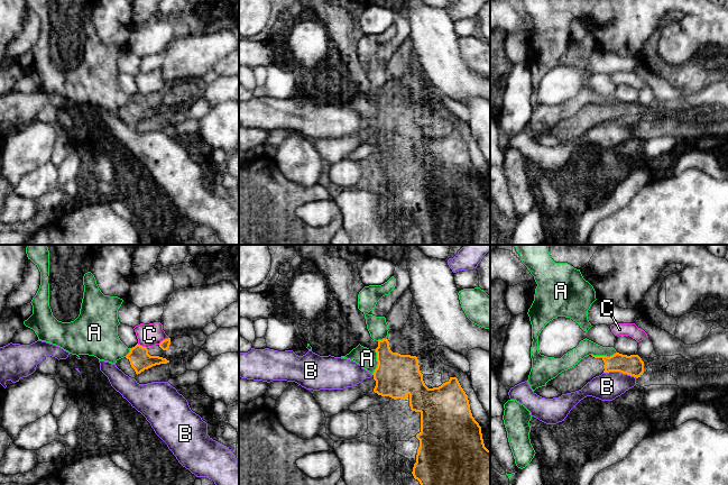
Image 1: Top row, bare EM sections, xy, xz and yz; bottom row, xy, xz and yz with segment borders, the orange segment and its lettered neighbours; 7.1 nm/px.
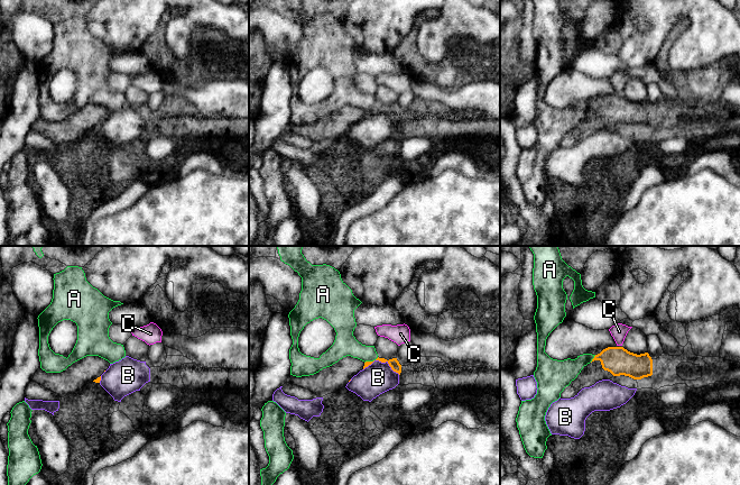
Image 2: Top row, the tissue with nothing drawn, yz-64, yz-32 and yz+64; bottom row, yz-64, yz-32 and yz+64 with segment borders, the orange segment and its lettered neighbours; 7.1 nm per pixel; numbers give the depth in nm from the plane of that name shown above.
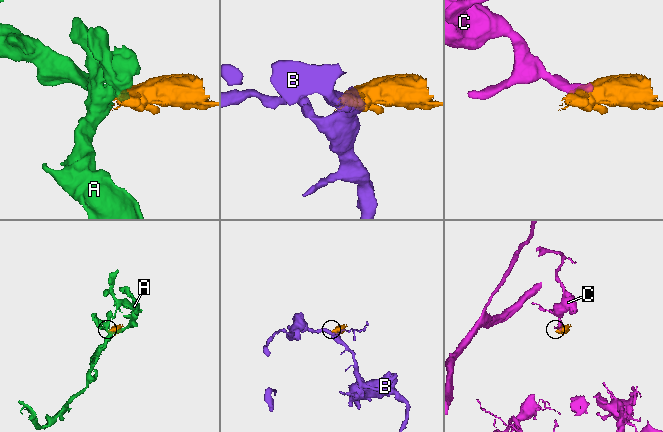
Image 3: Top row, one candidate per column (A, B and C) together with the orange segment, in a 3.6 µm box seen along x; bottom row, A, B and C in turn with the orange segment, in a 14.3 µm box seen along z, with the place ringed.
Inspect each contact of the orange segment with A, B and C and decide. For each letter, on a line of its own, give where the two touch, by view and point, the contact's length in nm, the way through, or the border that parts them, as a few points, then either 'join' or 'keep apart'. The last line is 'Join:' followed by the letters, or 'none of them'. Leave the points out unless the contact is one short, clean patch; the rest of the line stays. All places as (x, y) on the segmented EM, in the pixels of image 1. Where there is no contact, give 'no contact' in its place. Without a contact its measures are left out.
A: contact yz (604, 356); length 190 nm; border yz (616, 351), (609, 356), (591, 355); keep apart
B: contact yz (620, 372); length 240 nm; border yz (604, 372), (621, 372), (636, 377); keep apart
C: contact xy (163, 340); length 90 nm; border xy (168, 337), (158, 344); keep apart
Join: none of them

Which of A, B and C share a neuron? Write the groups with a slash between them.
A / B / C

